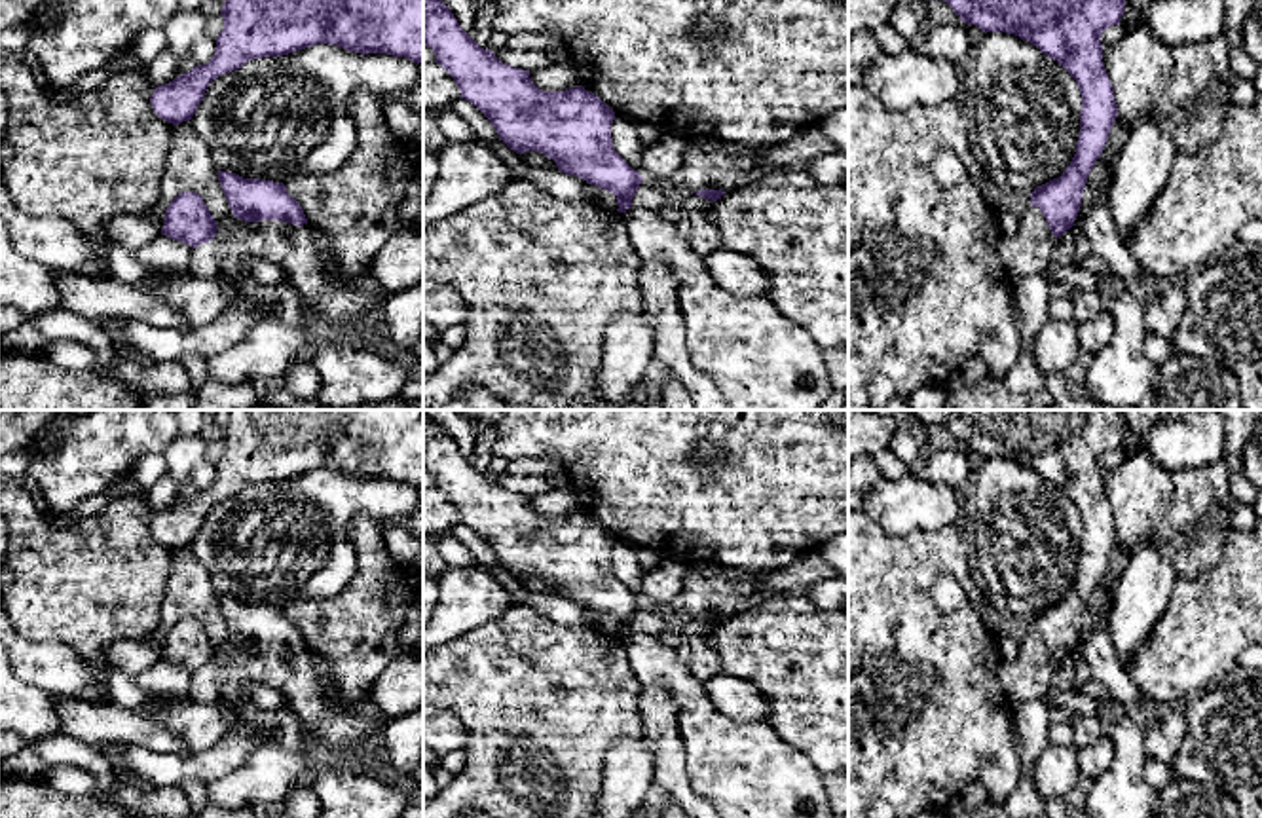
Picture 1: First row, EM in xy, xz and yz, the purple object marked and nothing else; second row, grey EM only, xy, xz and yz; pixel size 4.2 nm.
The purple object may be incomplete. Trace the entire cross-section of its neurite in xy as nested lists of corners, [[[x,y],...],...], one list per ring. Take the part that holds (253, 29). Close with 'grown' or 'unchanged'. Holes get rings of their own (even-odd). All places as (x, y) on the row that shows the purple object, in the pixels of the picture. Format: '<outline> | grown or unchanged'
[[[226,0],[220,15],[224,28],[213,59],[158,85],[150,97],[154,112],[173,125],[192,120],[213,80],[252,59],[330,44],[362,55],[387,53],[423,63],[423,0]]] | unchanged

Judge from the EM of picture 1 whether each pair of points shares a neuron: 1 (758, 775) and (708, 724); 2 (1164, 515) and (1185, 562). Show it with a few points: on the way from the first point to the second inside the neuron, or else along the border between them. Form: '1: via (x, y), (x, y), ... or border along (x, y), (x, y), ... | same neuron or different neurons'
1: via (744, 762), (720, 737) | same neuron
2: via (1175, 526), (1185, 541), (1185, 551) | same neuron

